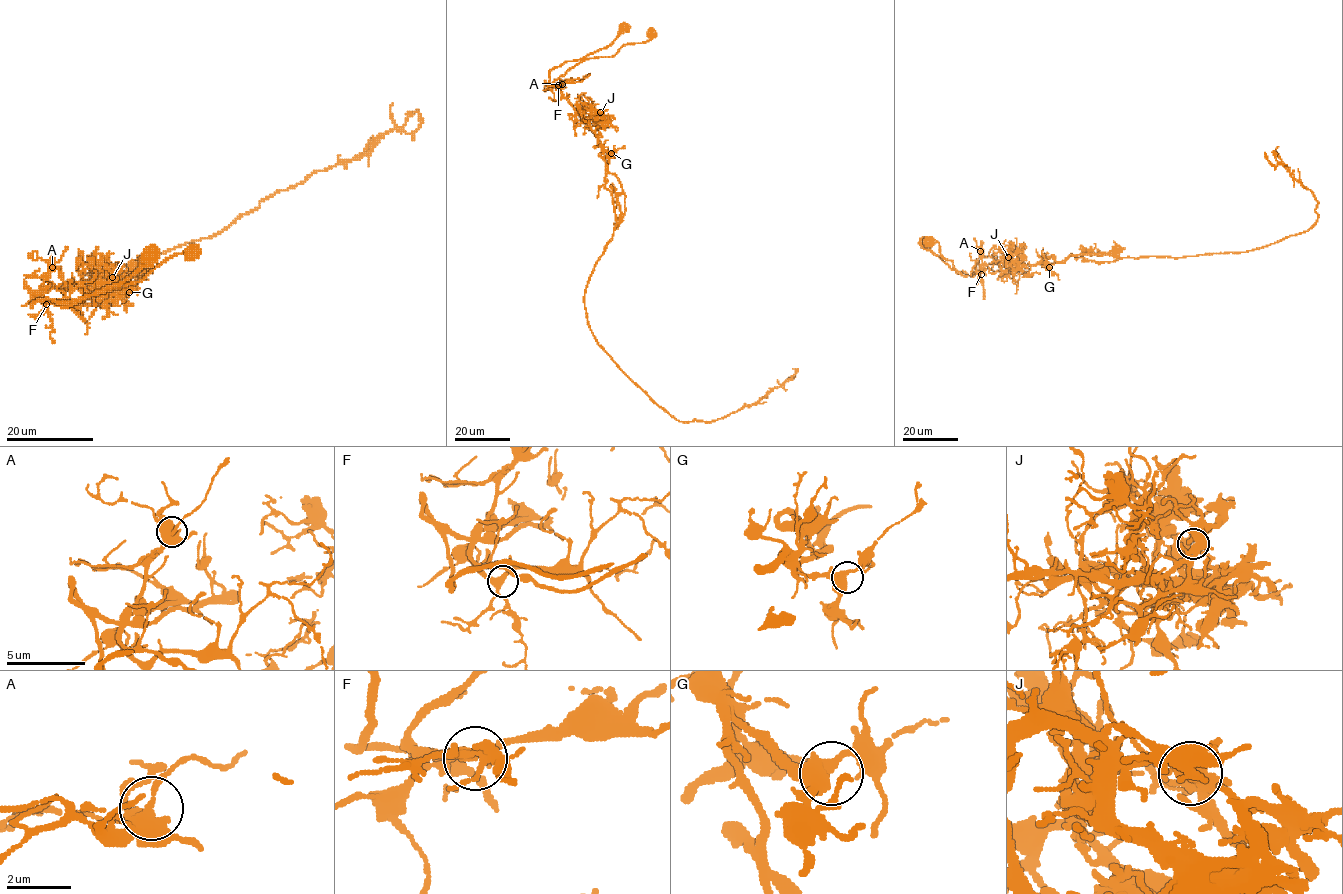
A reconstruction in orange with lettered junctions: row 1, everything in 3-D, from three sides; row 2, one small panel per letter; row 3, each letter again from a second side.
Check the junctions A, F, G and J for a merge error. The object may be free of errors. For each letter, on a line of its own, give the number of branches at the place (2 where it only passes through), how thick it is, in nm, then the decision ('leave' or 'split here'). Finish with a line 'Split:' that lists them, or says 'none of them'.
A: 5 branches meet; 500 nm thick; leave
F: 4 branches meet; 280 nm thick; leave
G: 4 branches meet; 400 nm thick; leave
J: 4 branches meet; 400 nm thick; split here
Split: J

